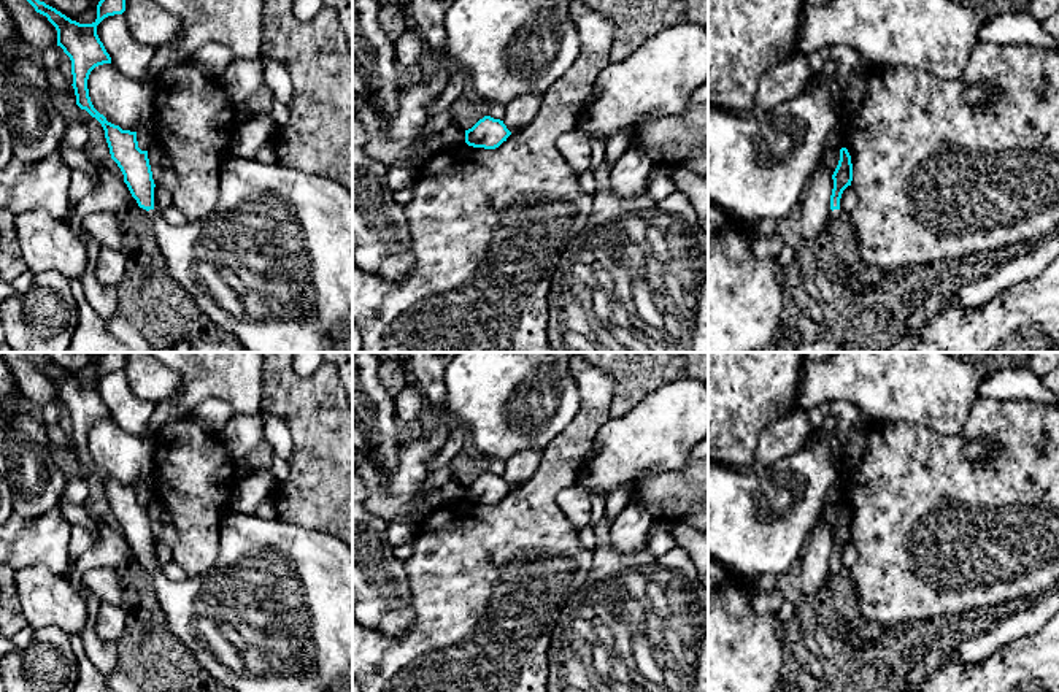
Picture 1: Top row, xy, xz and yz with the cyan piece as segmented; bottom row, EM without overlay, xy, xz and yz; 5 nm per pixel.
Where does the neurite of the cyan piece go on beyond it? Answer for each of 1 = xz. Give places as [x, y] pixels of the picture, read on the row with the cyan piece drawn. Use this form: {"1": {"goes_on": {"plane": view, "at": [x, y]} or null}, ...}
{"1": {"goes_on": null}}

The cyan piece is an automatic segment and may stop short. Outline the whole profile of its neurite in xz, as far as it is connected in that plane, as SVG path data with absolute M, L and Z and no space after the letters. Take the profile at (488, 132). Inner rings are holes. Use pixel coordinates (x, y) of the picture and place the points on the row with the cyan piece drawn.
M484 116L472 129L465 130L465 143L473 148L495 149L511 132L503 121Z

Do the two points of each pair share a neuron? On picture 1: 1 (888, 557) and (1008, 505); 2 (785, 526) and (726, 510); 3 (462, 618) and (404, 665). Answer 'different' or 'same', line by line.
1: same
2: same
3: same

